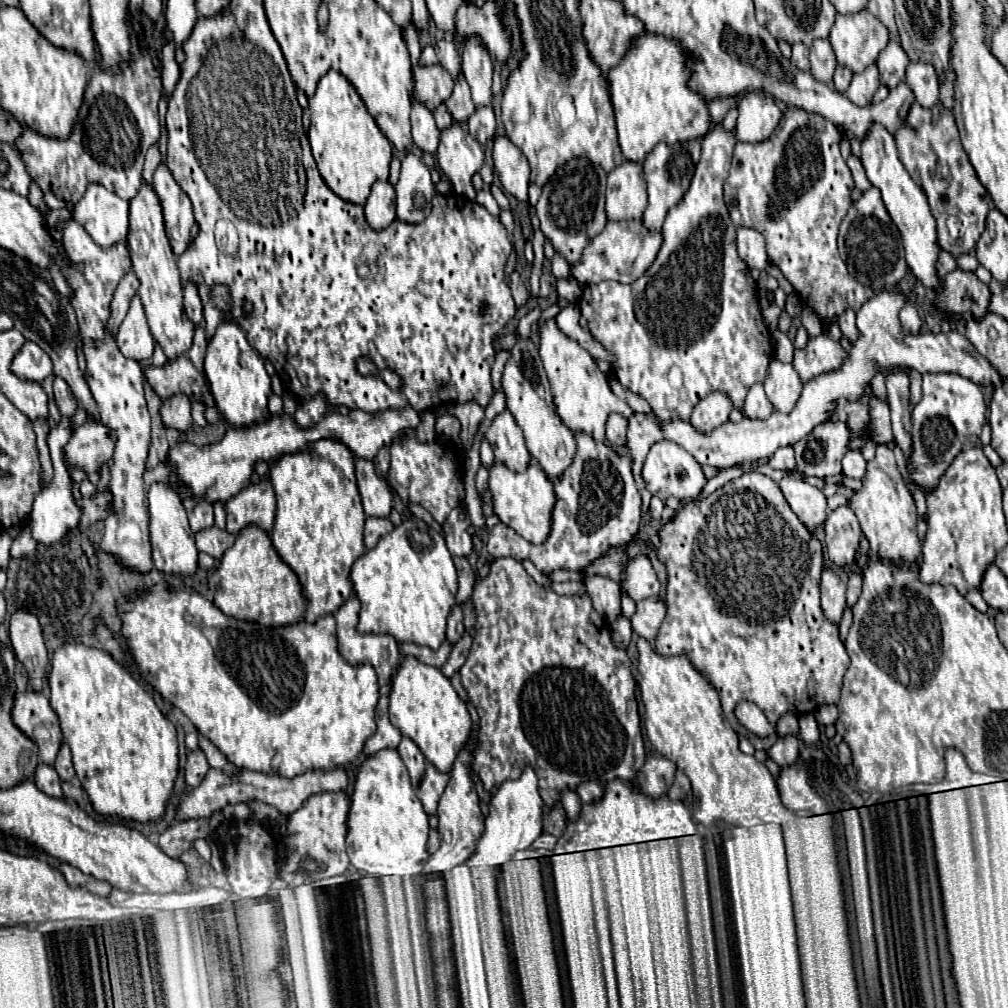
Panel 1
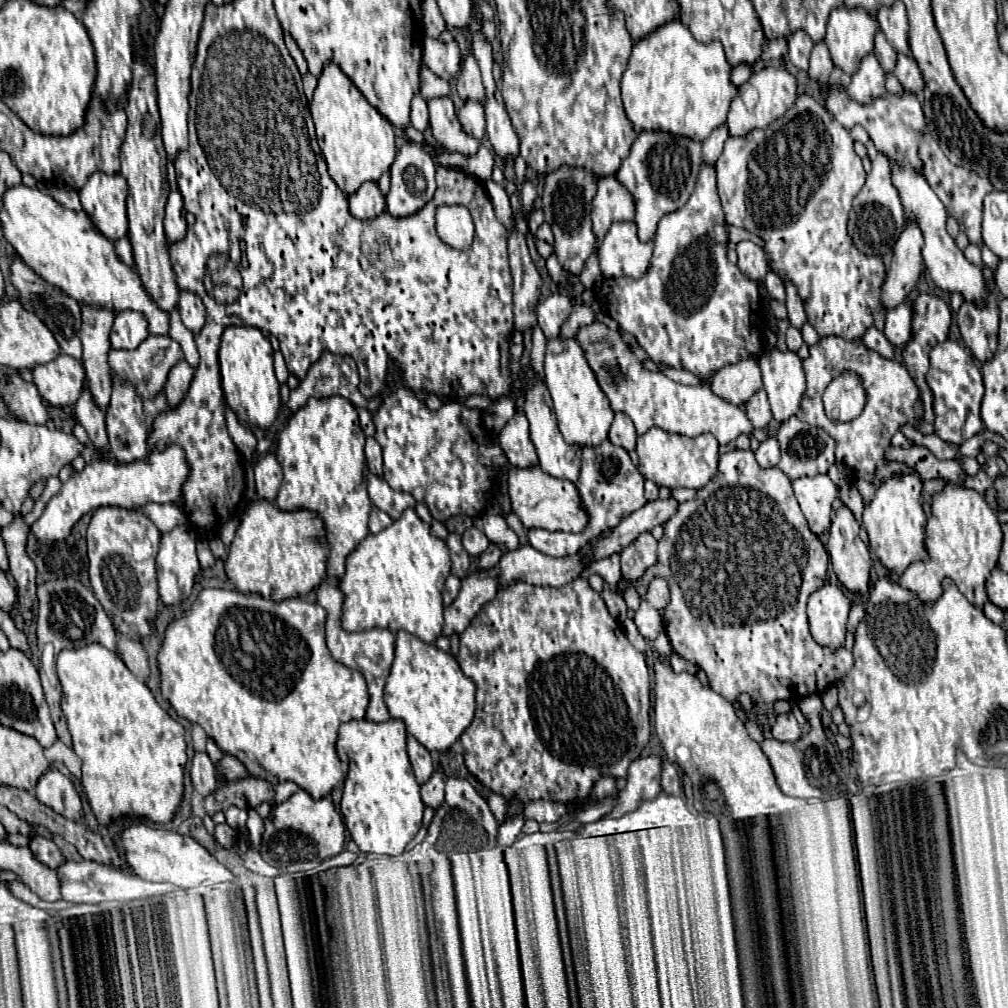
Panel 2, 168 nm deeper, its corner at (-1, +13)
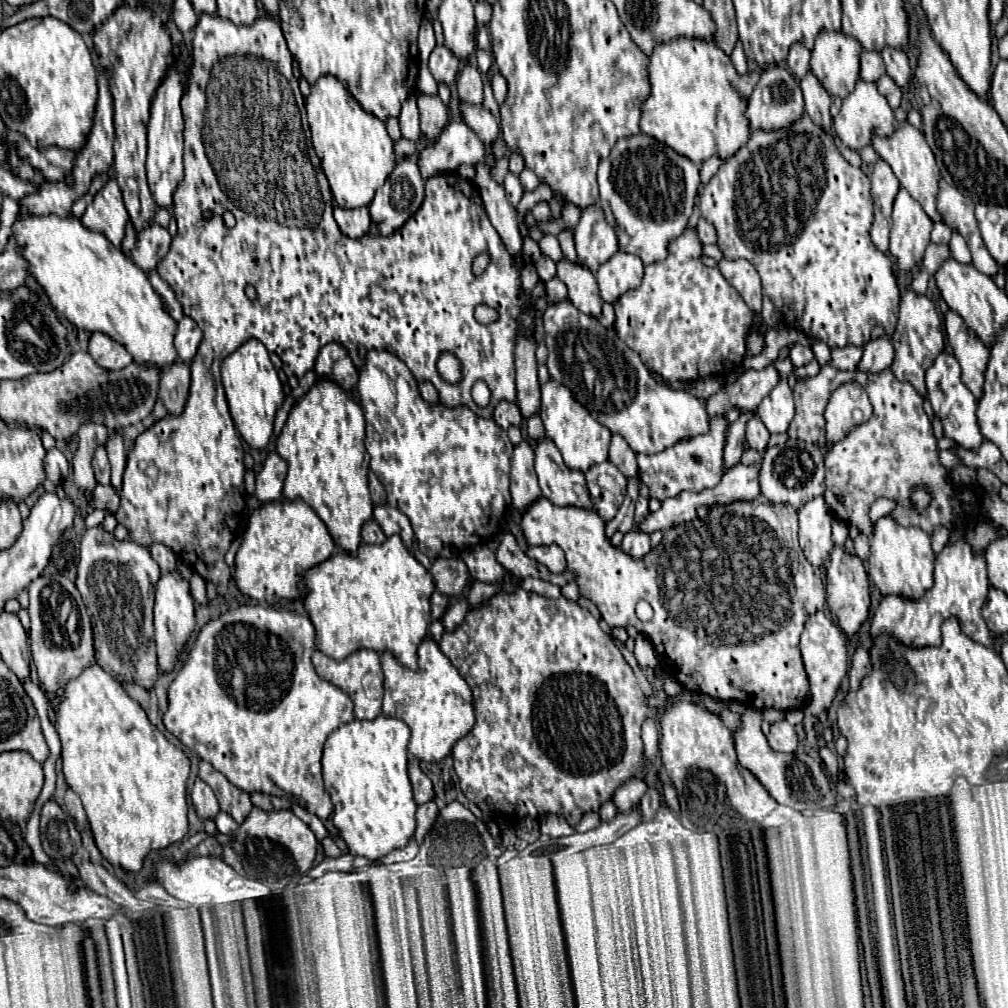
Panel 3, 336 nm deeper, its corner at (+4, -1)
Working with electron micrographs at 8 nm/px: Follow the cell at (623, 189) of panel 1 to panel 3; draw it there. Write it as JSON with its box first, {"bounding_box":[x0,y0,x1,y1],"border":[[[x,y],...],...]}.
{"bounding_box":[574,204,618,272],"border":[[[596,204],[584,210],[574,234],[574,242],[580,266],[588,268],[590,272],[596,272],[600,264],[618,252],[616,232],[606,222],[604,212]]]}

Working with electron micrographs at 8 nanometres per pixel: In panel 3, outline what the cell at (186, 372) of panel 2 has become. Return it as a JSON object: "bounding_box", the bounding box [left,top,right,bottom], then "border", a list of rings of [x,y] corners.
{"bounding_box":[160,362,190,414],"border":[[[174,362],[170,368],[162,370],[160,376],[160,400],[170,414],[182,414],[190,390],[190,366],[186,362]]]}

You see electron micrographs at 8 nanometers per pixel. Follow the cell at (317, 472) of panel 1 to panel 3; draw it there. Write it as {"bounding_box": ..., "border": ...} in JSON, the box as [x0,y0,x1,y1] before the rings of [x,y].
{"bounding_box":[276,378,372,554],"border":[[[318,378],[318,382],[292,406],[288,420],[282,428],[282,434],[278,436],[276,442],[278,454],[288,462],[284,496],[288,500],[302,498],[306,504],[310,504],[312,510],[328,526],[336,546],[350,554],[356,554],[356,548],[360,546],[360,530],[372,518],[372,500],[368,490],[370,454],[366,452],[364,446],[364,434],[366,434],[366,420],[356,396],[352,392],[346,392],[334,380]]]}

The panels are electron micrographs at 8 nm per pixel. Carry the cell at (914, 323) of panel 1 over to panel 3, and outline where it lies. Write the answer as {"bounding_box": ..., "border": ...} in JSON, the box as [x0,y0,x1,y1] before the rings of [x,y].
{"bounding_box":[858,336,894,372],"border":[[[888,336],[878,340],[868,340],[862,346],[862,358],[858,362],[860,372],[882,372],[890,368],[894,360],[894,348]]]}

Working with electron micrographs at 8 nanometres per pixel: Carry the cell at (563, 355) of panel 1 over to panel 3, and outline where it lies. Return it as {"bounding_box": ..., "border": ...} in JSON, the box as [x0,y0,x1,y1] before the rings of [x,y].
{"bounding_box":[540,380,610,472],"border":[[[554,380],[546,382],[542,386],[542,408],[540,408],[540,418],[544,422],[546,428],[546,436],[556,444],[556,448],[560,450],[564,464],[570,470],[580,470],[586,472],[586,468],[606,462],[608,460],[608,446],[610,446],[610,430],[604,428],[602,424],[598,424],[588,412],[586,408],[582,408],[572,392],[566,386],[556,384]]]}

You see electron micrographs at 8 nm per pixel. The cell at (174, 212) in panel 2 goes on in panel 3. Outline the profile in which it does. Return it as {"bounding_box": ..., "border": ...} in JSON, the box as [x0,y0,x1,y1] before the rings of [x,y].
{"bounding_box":[130,222,172,272],"border":[[[150,222],[150,226],[138,234],[136,244],[130,252],[134,264],[144,272],[152,272],[170,250],[170,242],[172,236],[168,234],[168,230],[158,226],[156,222]]]}

